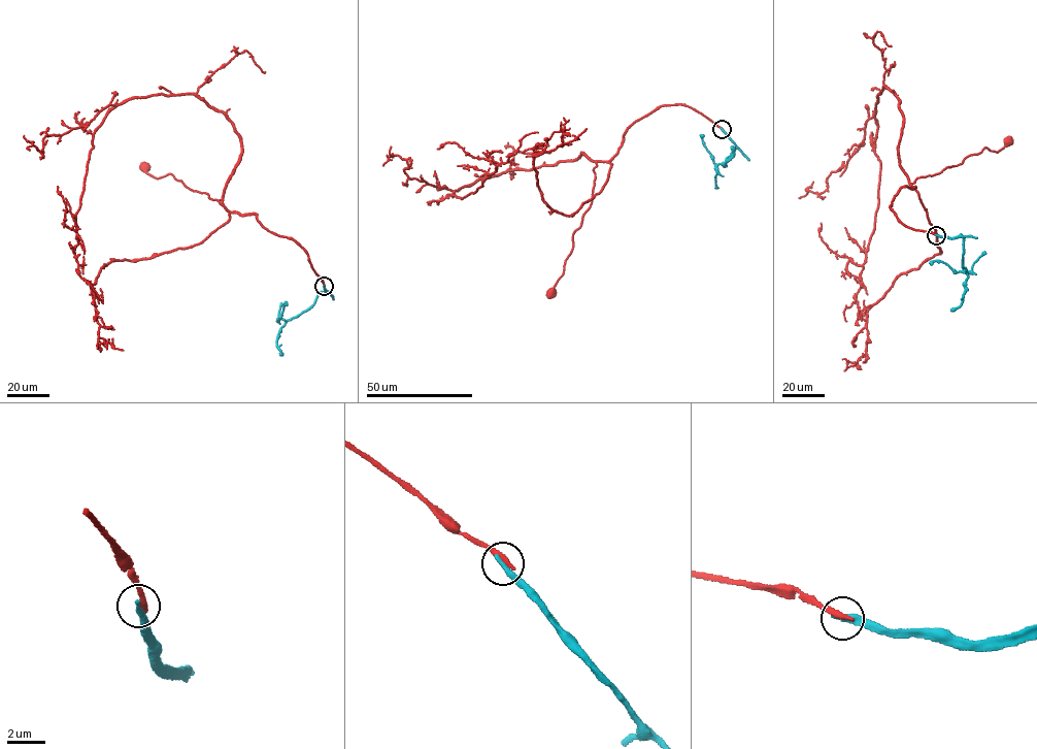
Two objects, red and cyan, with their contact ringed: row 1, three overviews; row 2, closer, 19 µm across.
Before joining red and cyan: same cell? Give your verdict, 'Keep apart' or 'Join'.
Keep apart

